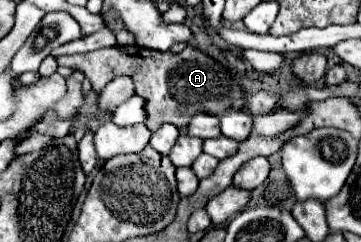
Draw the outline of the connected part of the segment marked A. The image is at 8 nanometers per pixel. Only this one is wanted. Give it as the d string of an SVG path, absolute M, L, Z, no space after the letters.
M139 45L129 47L109 47L107 51L95 53L81 53L81 55L67 55L57 57L59 65L77 67L85 73L85 77L95 85L103 87L117 75L129 75L135 83L135 93L147 99L147 113L149 121L145 123L151 131L155 131L161 123L173 123L177 127L187 127L195 113L211 113L223 115L235 99L243 97L243 89L237 85L235 75L219 65L209 55L187 47L179 55L169 51L159 53L153 49L145 49Z

